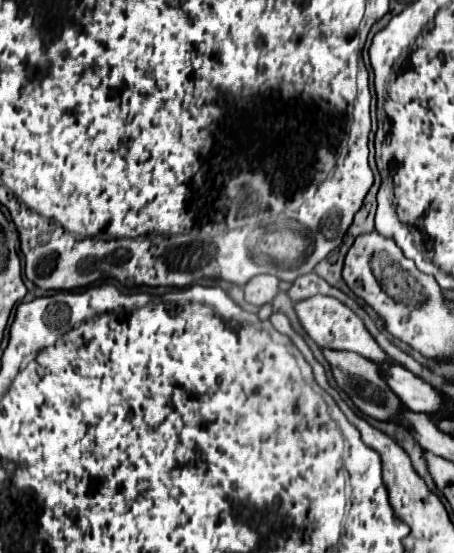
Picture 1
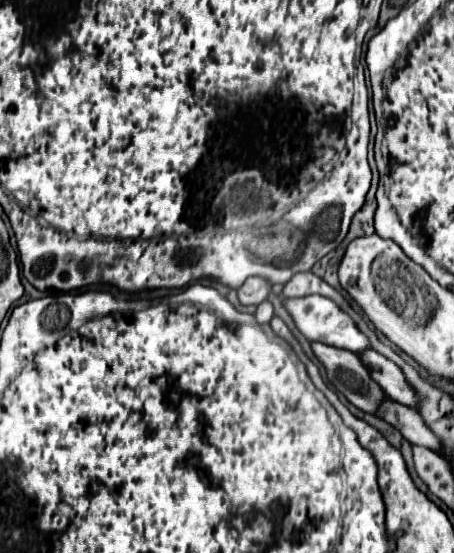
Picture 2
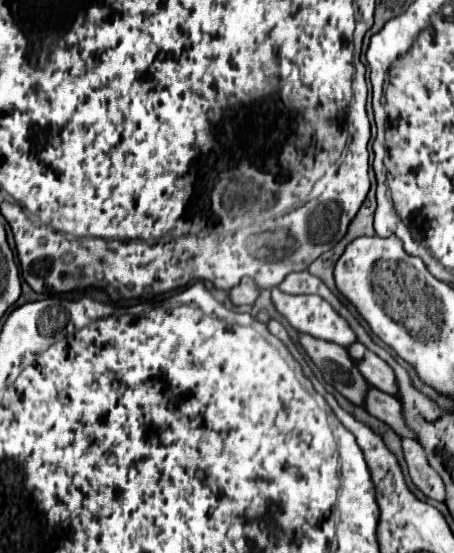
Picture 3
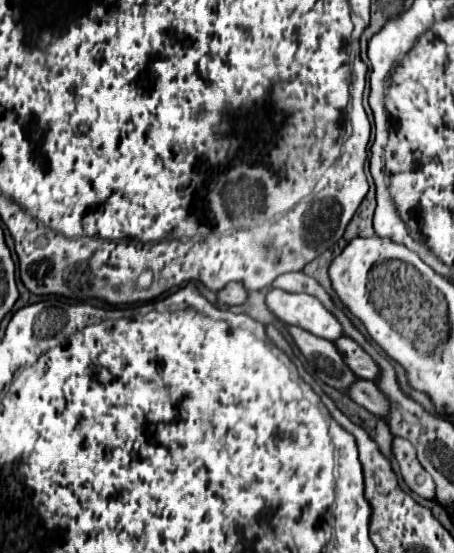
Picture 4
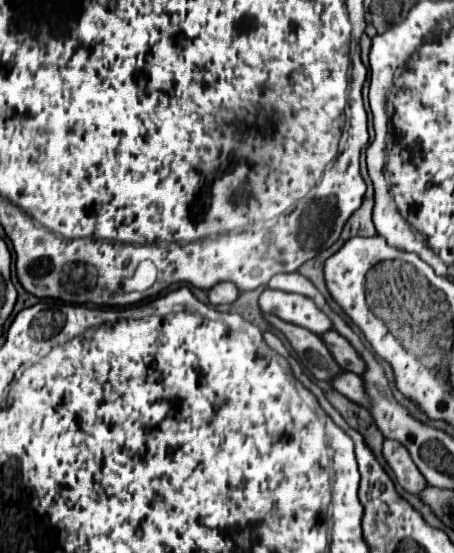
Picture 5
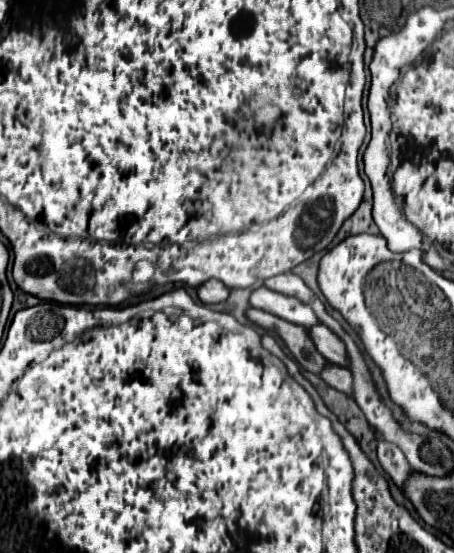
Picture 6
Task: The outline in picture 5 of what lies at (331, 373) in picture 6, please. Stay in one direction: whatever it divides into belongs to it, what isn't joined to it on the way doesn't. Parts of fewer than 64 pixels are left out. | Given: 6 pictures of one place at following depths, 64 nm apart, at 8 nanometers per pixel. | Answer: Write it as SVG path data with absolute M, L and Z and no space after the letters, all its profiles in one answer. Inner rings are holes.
M340 372L330 382L340 394L348 396L352 402L358 402L362 406L368 406L368 400L364 400L364 384L360 384L360 376L352 372Z

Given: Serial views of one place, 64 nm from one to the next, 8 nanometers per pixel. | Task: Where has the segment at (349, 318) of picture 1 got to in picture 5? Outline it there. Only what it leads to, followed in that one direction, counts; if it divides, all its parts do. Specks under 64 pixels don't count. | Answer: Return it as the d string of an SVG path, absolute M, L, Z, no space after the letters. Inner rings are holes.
M266 288L258 298L258 306L262 312L274 314L286 322L308 328L314 334L322 334L332 328L332 322L316 308L316 304L312 304L312 300L306 300L300 294L288 294Z

